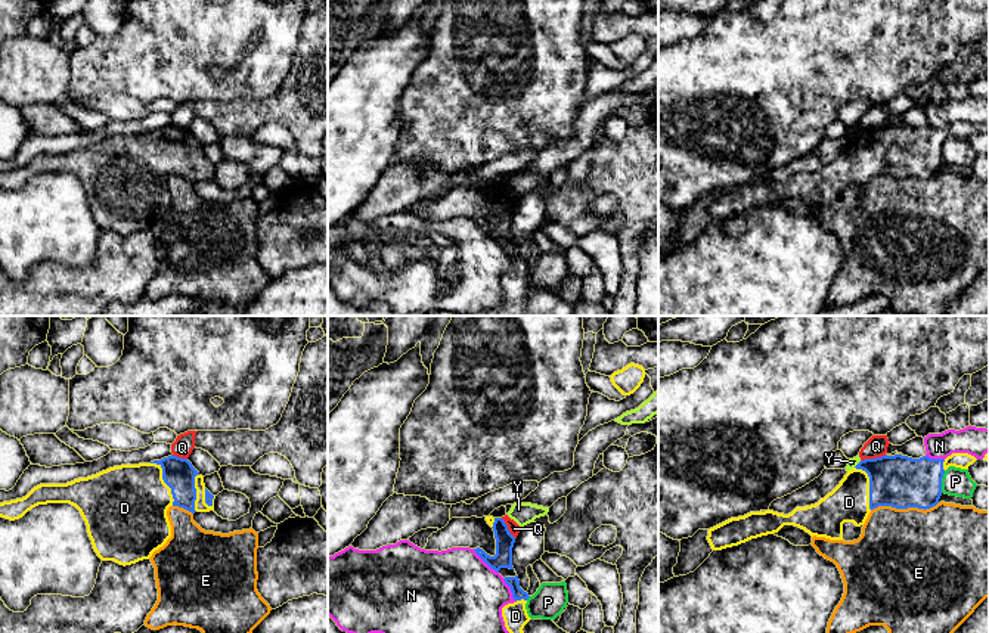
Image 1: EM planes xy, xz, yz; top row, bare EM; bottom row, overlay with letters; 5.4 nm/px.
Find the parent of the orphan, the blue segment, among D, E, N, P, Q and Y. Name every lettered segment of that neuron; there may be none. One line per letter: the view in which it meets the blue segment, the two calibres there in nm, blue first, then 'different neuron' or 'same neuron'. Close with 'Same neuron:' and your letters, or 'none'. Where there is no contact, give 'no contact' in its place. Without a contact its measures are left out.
D: meets blue in xy; 170 nm thick on the blue side, 460 nm on the other; same neuron
E: meets blue in yz; 280 nm thick on the blue side, 500 nm on the other; different neuron
N: meets blue in xz; 100 nm thick on the blue side, 500 nm on the other; different neuron
P: meets blue in yz; 280 nm thick on the blue side, 150 nm on the other; different neuron
Q: meets blue in yz; 280 nm thick on the blue side, 110 nm on the other; different neuron
Y: meets blue in yz; 280 nm thick on the blue side, 50 nm on the other; different neuron
Same neuron: D

